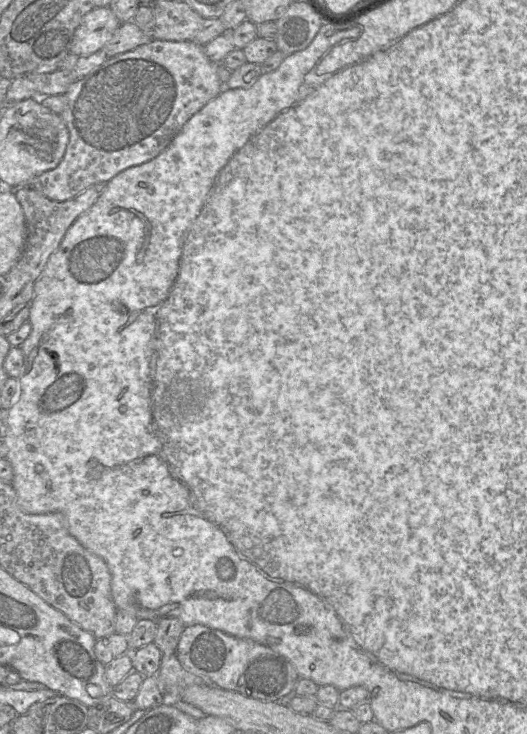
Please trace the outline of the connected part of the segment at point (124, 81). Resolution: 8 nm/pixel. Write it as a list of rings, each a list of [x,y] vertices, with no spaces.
[[[154,39],[133,50],[108,58],[103,64],[94,68],[89,74],[82,78],[78,78],[72,85],[70,85],[65,93],[67,106],[60,114],[60,117],[69,131],[69,142],[65,154],[56,168],[48,170],[34,178],[31,181],[30,186],[50,200],[66,201],[76,197],[92,185],[107,183],[120,172],[155,158],[169,145],[173,138],[180,132],[184,124],[208,102],[218,96],[224,89],[218,76],[218,67],[220,63],[214,63],[206,56],[204,46],[205,45],[199,45],[192,40],[167,41]]]

